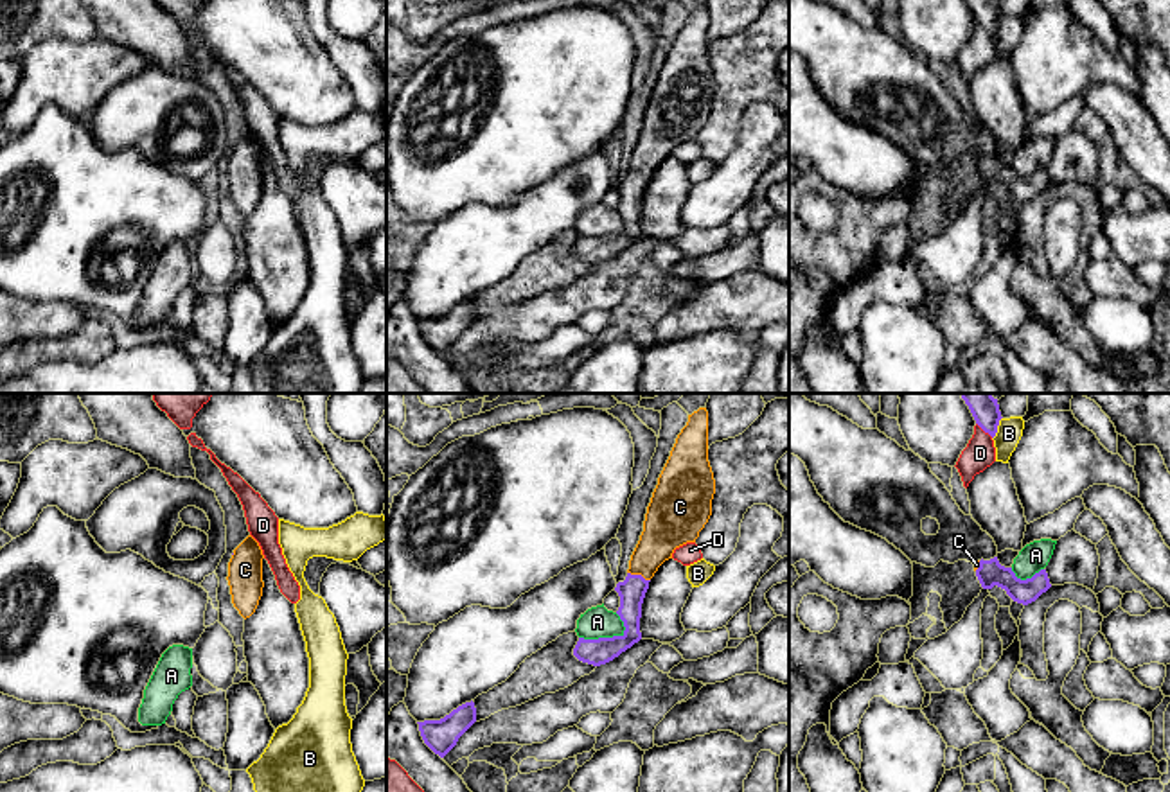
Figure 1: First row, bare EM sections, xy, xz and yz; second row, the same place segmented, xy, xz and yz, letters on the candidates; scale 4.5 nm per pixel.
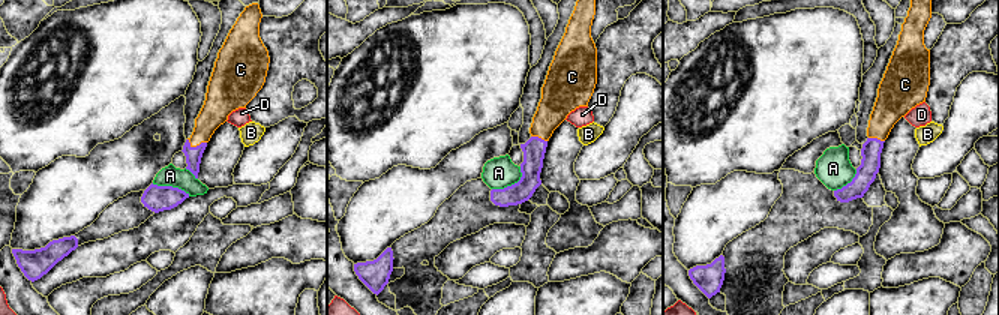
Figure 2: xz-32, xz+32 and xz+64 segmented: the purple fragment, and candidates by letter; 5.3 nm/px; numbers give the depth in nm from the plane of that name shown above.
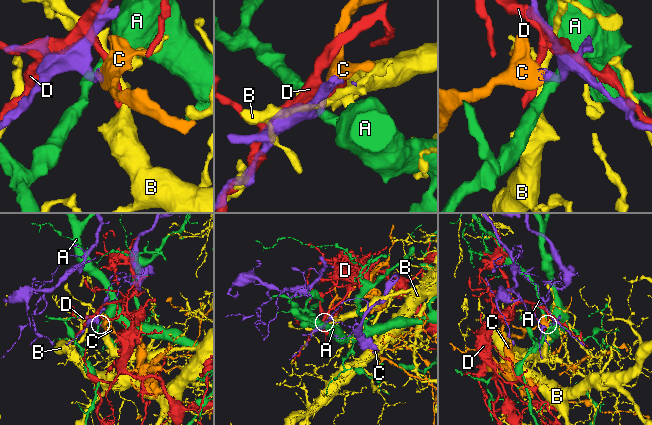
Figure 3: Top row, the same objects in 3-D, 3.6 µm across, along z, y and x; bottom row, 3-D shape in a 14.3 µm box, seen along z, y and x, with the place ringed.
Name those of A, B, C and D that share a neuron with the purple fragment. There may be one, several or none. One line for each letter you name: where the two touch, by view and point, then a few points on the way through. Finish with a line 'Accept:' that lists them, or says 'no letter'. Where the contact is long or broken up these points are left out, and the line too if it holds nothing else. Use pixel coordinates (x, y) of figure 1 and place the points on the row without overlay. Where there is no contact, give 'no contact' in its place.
C: meets purple in xz at (638, 173); runs through xz (631, 189), (638, 173), (665, 124)
Accept: C

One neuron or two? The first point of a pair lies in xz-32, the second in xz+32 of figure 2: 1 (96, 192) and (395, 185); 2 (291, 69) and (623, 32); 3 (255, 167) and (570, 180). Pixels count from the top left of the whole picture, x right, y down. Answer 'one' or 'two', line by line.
1: one
2: one
3: two

